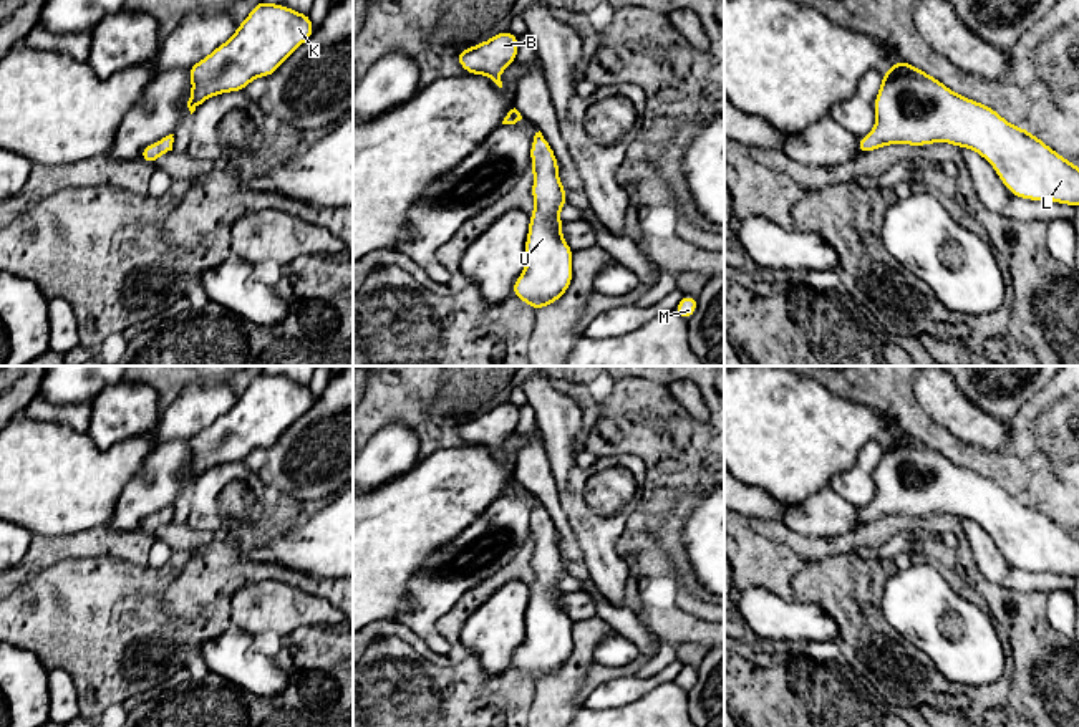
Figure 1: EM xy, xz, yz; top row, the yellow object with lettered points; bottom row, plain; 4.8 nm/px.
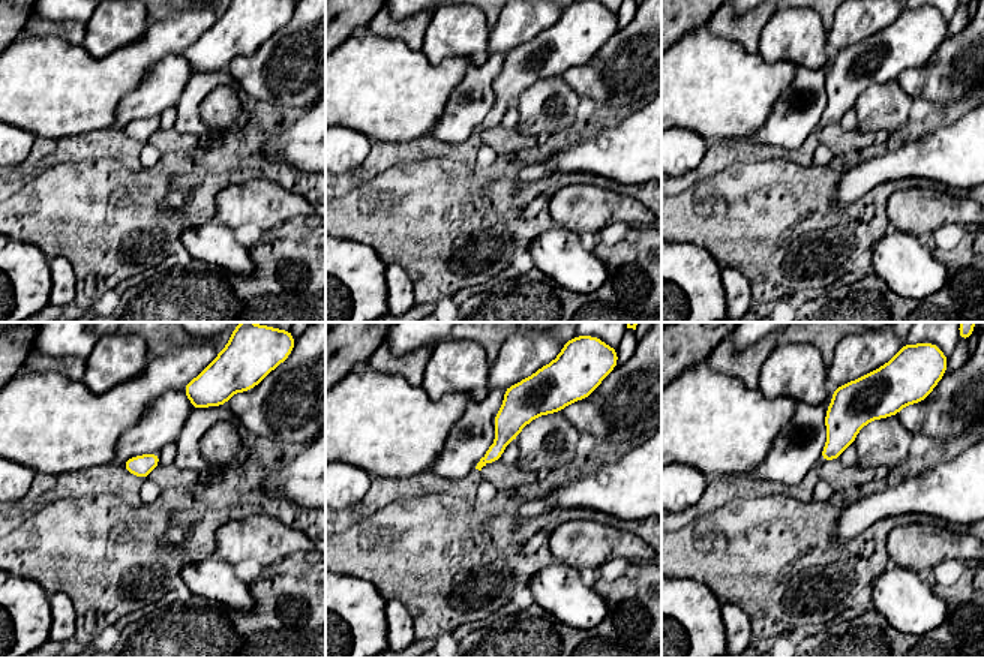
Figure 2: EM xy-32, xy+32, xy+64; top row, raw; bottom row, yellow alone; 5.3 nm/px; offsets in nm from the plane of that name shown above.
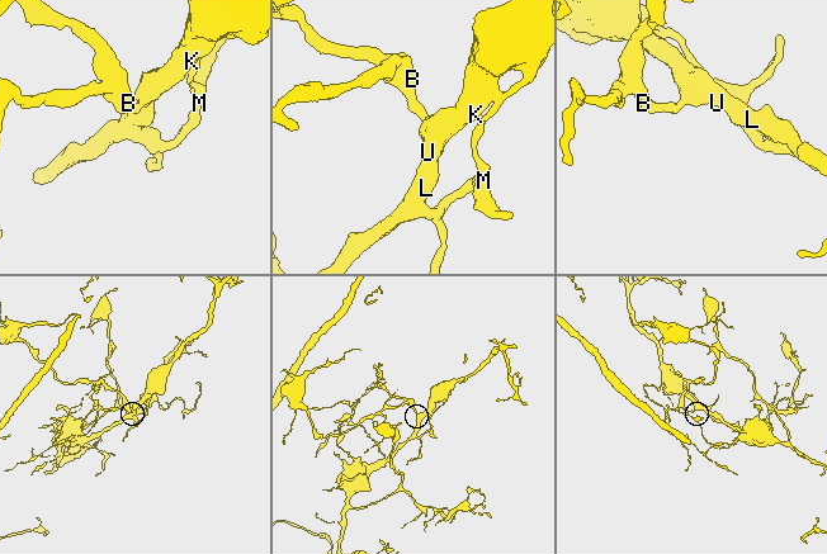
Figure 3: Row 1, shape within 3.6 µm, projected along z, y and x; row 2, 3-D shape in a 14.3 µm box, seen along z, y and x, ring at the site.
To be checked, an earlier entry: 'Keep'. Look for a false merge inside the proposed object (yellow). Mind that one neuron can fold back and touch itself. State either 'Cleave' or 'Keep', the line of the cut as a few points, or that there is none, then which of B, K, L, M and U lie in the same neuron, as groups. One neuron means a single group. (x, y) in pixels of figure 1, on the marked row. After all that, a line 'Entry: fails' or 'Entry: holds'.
Keep. No split. Groups: B K L M U
Entry: holds

